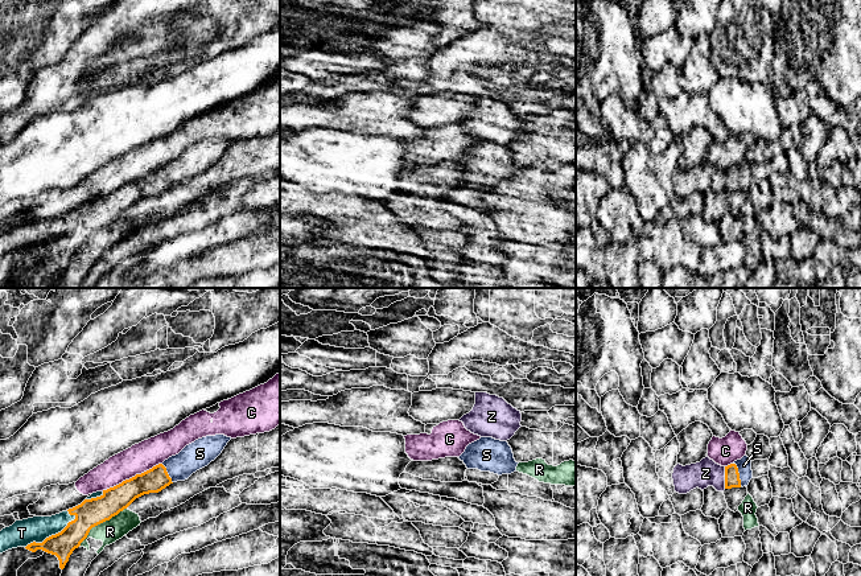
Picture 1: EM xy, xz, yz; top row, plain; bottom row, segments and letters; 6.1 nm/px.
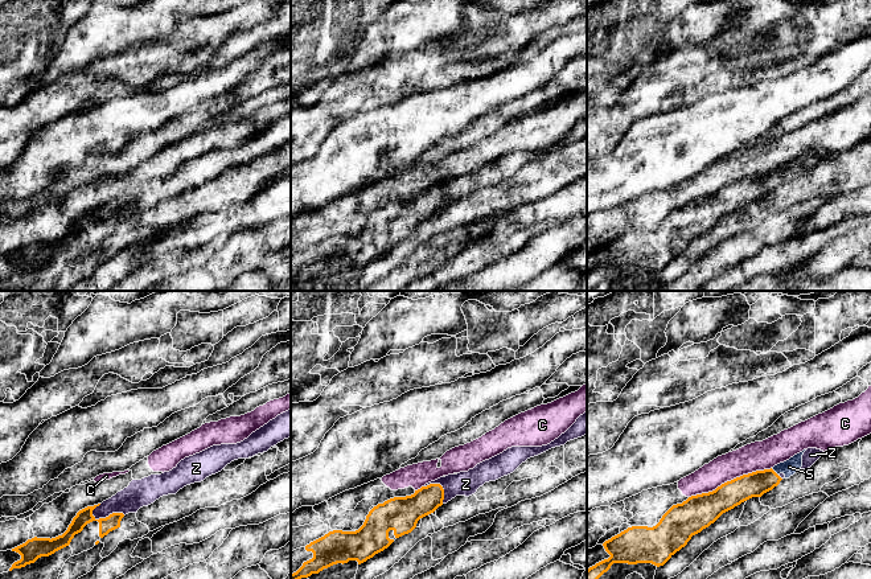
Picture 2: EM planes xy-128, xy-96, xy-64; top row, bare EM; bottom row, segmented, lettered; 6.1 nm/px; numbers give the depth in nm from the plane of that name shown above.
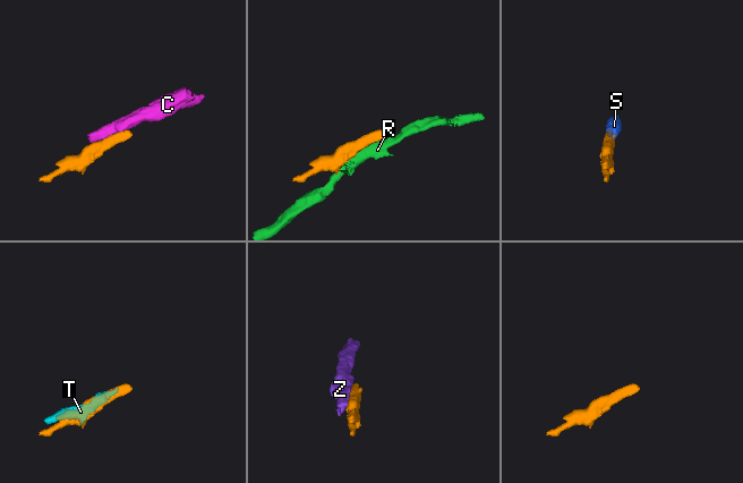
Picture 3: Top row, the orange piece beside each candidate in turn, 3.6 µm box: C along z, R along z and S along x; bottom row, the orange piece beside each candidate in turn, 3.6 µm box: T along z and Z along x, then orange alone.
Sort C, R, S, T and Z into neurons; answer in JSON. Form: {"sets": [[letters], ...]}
{"sets": [["C"], ["R"], ["S", "T"], ["Z"]]}

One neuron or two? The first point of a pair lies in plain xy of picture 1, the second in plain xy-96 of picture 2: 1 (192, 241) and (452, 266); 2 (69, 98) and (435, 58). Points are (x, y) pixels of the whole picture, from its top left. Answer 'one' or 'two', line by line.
1: one
2: one

